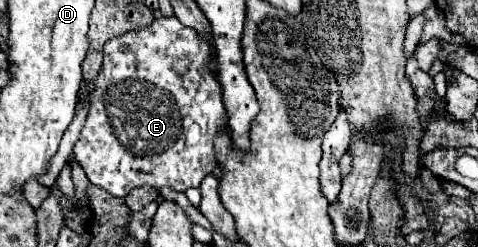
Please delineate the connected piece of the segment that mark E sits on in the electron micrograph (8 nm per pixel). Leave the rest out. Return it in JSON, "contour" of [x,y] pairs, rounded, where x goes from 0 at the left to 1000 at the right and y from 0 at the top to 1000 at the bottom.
{"contour":[[[335,69],[314,109],[301,109],[289,126],[268,126],[264,142],[234,158],[218,182],[218,255],[213,255],[213,279],[209,279],[201,328],[197,328],[197,360],[188,377],[188,449],[180,474],[180,506],[172,514],[172,538],[155,587],[155,636],[176,676],[188,741],[222,765],[238,798],[264,798],[289,749],[318,749],[326,765],[356,757],[372,781],[385,781],[397,757],[418,757],[423,725],[452,692],[448,555],[452,555],[452,538],[460,538],[473,514],[473,449],[464,425],[464,377],[460,377],[464,360],[435,279],[435,239],[439,239],[439,182],[427,158],[418,158],[406,117],[385,109],[368,69]]]}

